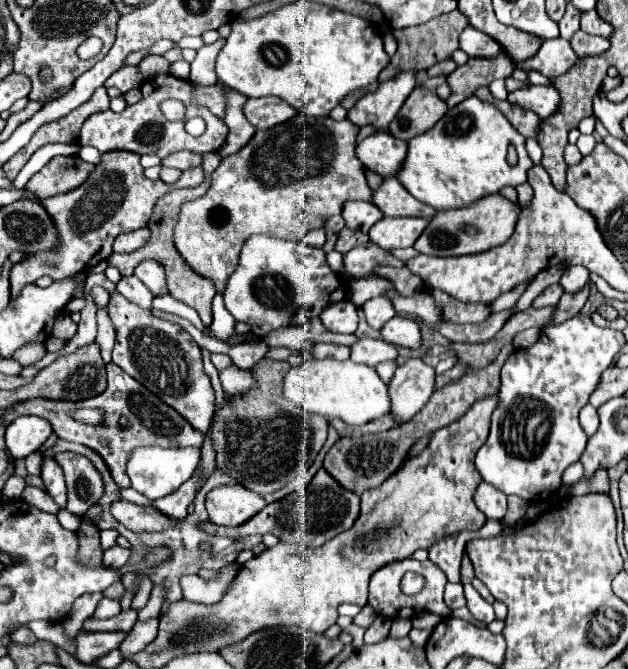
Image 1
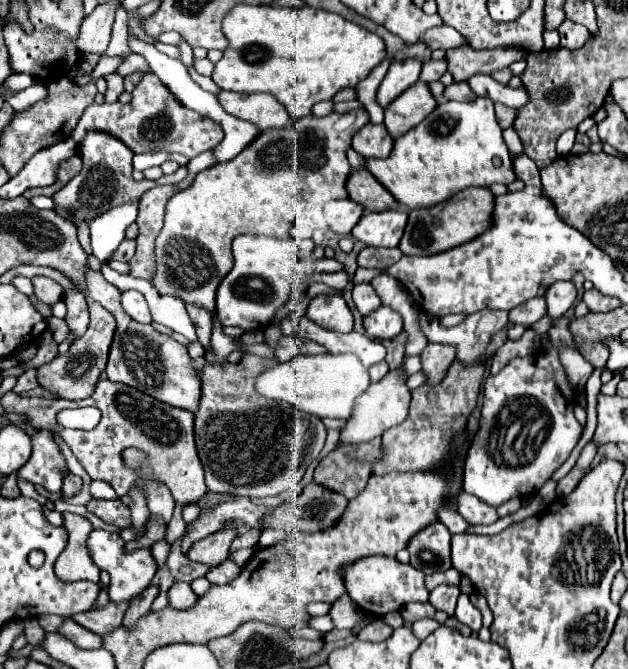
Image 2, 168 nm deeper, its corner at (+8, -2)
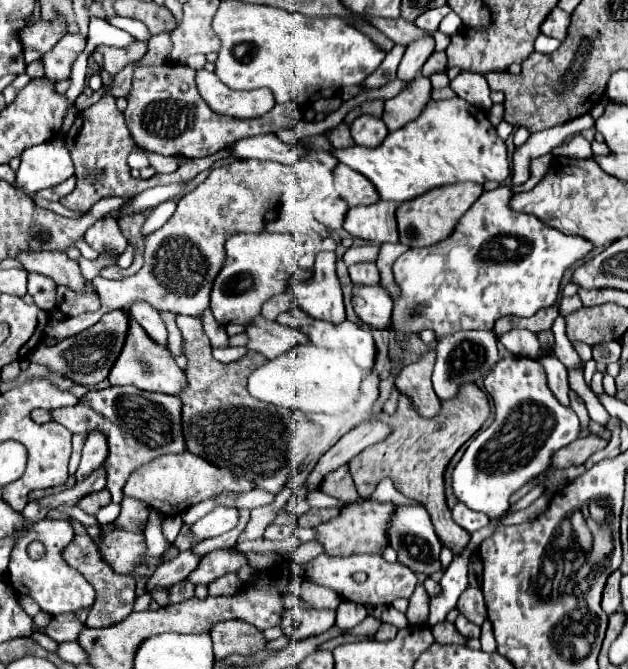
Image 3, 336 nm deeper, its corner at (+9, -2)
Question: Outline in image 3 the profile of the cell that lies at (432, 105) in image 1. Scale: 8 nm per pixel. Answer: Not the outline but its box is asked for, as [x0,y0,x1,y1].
[383,74,431,130]

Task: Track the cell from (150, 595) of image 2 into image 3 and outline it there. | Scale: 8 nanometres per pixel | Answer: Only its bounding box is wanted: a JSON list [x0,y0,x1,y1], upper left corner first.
[147,550,201,590]

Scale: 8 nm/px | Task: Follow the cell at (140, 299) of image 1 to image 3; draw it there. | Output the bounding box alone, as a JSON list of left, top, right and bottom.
[129,302,167,348]

